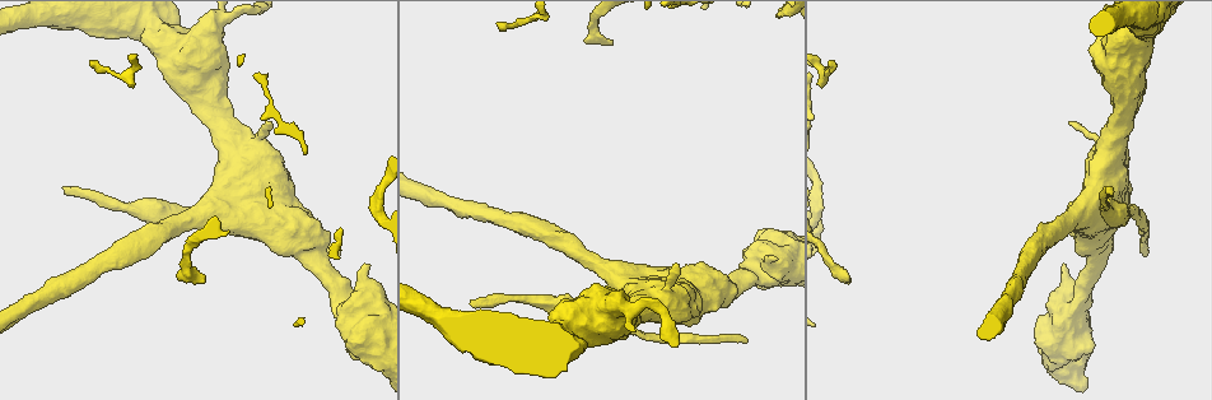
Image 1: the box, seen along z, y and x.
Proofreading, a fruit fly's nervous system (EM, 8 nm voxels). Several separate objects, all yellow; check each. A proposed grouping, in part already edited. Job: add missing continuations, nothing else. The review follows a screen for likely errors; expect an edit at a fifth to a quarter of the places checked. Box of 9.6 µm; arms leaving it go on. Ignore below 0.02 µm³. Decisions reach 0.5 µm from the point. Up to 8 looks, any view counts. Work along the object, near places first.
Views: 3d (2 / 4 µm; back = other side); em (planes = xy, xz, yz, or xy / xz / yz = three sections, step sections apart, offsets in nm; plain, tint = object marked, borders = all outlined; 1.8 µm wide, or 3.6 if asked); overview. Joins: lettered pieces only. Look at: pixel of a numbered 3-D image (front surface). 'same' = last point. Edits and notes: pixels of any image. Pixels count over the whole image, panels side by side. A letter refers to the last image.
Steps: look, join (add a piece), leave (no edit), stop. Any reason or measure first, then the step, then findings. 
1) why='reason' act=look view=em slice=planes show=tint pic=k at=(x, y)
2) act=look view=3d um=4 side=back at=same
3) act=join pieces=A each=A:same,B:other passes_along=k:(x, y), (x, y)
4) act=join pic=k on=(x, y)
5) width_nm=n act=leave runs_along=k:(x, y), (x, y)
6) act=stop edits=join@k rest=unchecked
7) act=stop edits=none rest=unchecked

why='free end' act=look view=em slice=planes show=borders pic=1 at=(204, 280)

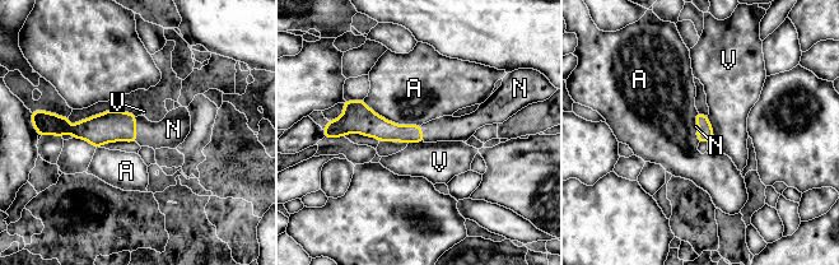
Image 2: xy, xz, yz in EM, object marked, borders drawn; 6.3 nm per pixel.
longest_contact=A:400nm act=join pieces=N each=A:other,N:same,V:other found='the neuron continues'

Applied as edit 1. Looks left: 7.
why='redraw' act=look view=overview

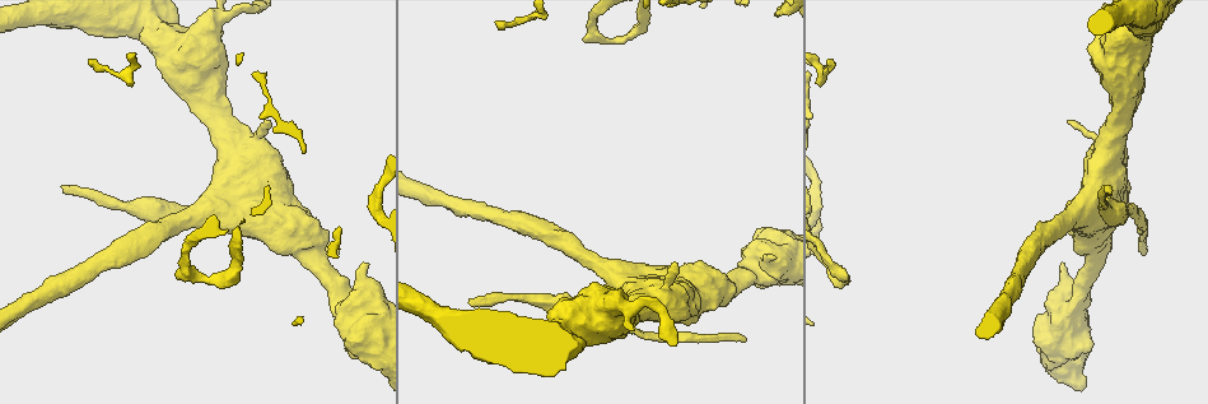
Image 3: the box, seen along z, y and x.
why='branch stops here' act=look view=em slice=xz step=4 show=borders pic=3 at=(673, 261)

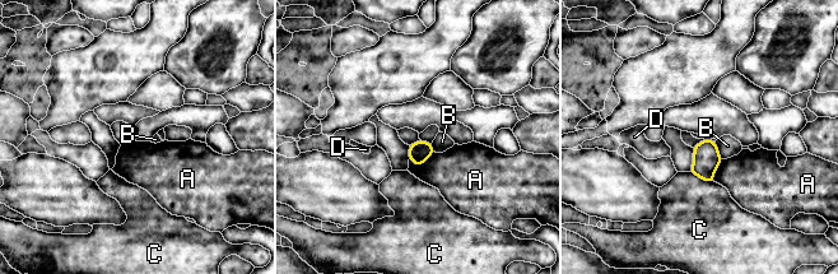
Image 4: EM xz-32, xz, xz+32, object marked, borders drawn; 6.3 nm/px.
why='another direction' act=look view=em slice=planes show=borders at=same

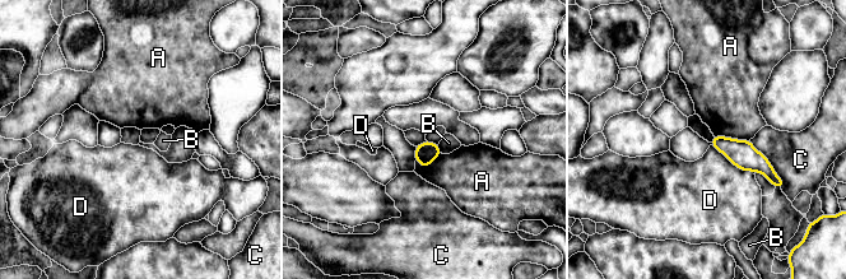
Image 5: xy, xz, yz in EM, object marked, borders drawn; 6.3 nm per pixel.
act=leave each=A:other,B:other,C:other,D:other found='none of them fits'

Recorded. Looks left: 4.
why='touches itself' act=look view=em um=3.6 slice=xz step=8 show=tint pic=3 at=(244, 234)

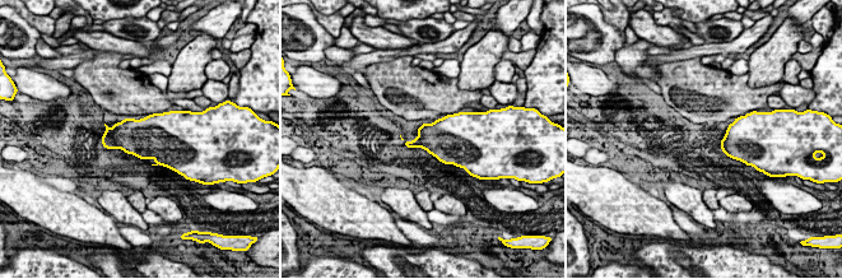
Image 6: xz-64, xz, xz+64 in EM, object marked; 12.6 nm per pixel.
act=look view=em um=3.6 slice=planes show=borders at=same

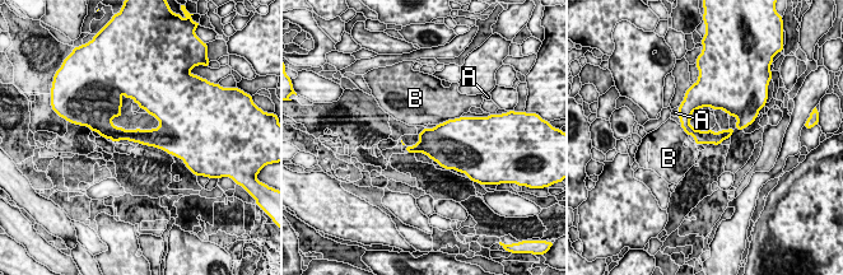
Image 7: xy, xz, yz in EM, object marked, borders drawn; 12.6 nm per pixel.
act=leave each=A:other,B:other runs_along=7:(105, 130), (115, 134), (176, 140) found='no lettered piece goes on from it'

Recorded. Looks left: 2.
act=stop edits=join@2 rest=unchecked

